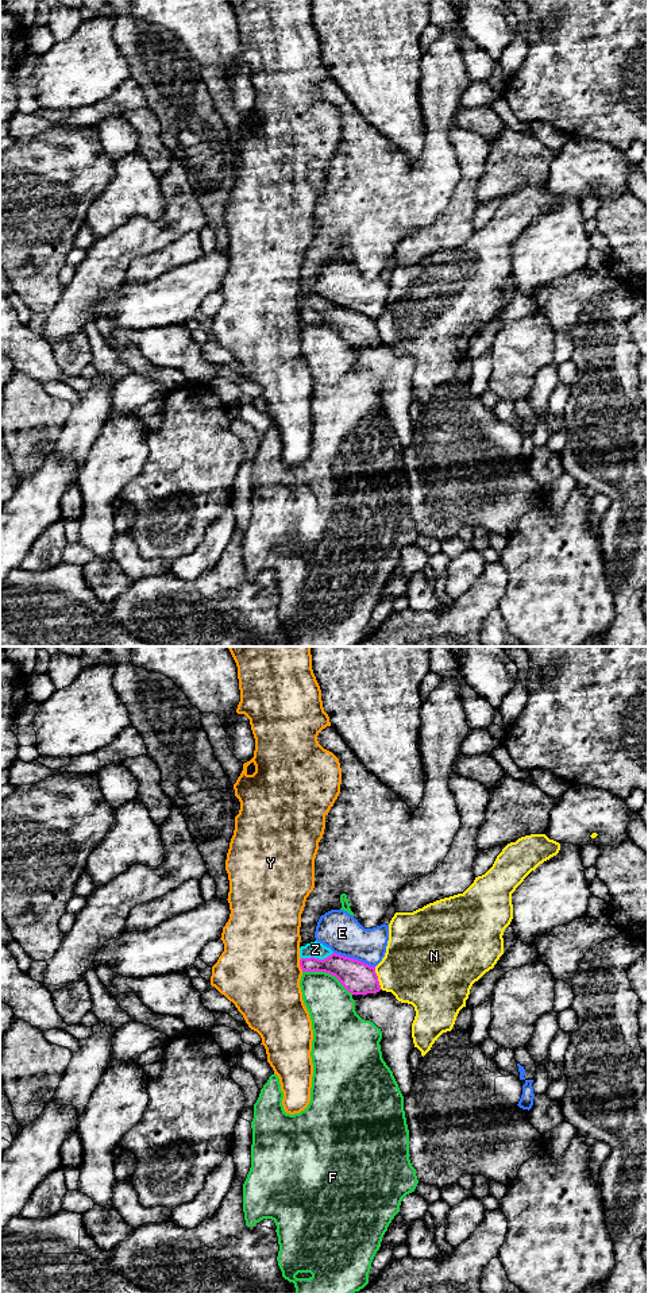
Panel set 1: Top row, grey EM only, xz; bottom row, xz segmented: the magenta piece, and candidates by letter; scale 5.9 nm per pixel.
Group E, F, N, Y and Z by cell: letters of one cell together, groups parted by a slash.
E / F / N / Y / Z

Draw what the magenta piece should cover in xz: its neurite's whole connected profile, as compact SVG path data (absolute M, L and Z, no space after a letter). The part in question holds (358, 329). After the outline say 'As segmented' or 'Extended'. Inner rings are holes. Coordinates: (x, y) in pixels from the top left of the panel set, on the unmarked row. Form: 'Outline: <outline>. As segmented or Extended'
Outline: M317 293L301 298L300 310L302 324L329 325L352 347L367 347L381 343L374 319L336 306Z. Extended

